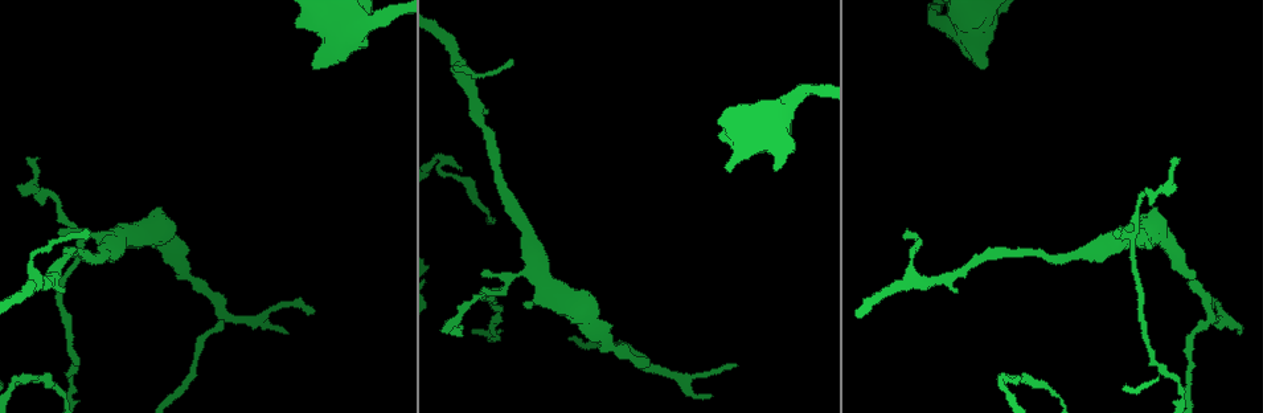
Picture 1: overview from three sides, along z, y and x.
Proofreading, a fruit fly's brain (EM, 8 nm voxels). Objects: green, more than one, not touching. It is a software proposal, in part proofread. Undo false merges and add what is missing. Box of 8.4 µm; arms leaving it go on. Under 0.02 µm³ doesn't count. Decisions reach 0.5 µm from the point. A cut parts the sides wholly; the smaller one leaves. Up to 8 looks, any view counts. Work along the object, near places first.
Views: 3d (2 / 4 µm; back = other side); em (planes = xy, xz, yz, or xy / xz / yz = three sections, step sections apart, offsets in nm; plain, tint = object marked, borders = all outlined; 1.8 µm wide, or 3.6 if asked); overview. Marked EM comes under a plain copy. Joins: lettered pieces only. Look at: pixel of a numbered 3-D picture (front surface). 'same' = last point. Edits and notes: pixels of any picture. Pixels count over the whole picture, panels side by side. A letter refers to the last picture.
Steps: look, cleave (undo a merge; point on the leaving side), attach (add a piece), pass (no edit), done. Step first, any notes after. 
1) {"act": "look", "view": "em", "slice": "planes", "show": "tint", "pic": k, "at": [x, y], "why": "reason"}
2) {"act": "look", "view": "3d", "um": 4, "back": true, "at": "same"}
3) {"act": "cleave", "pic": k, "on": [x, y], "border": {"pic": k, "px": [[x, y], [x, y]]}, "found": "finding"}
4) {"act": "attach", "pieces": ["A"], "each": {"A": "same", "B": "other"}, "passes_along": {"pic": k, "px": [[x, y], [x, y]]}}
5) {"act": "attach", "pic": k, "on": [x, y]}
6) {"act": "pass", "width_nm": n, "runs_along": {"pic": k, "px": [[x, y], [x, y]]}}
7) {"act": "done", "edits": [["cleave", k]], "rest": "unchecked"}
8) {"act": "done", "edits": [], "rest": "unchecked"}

{"act": "look", "view": "em", "slice": "planes", "show": "borders", "pic": 1, "at": [486, 209], "why": "calibre changes"}

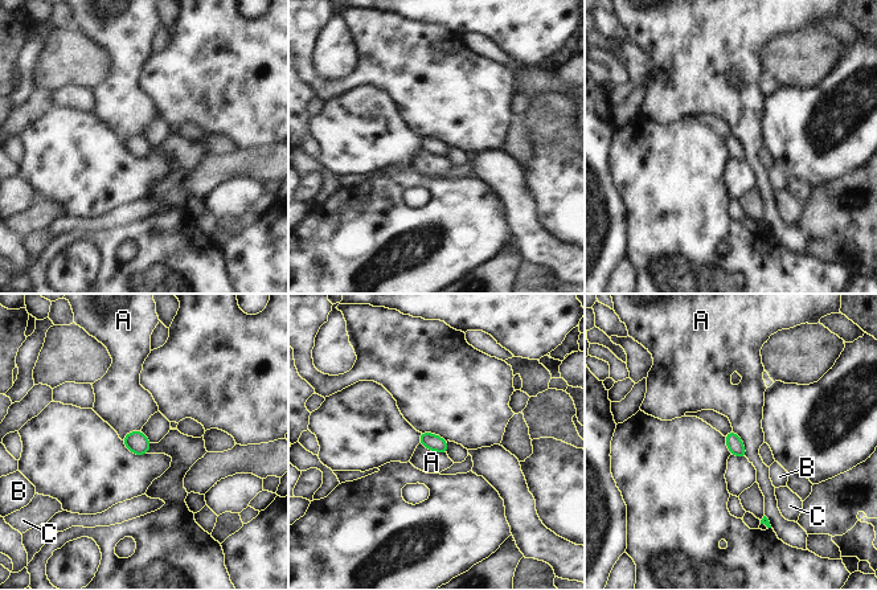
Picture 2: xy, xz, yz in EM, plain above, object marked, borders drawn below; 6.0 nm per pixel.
{"act": "pass", "each": {"A": "other", "B": "other", "C": "other"}, "found": "one neuron here"}

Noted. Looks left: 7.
{"act": "look", "view": "3d", "um": 2, "pic": 1, "at": [1116, 229], "why": "tapers out"}

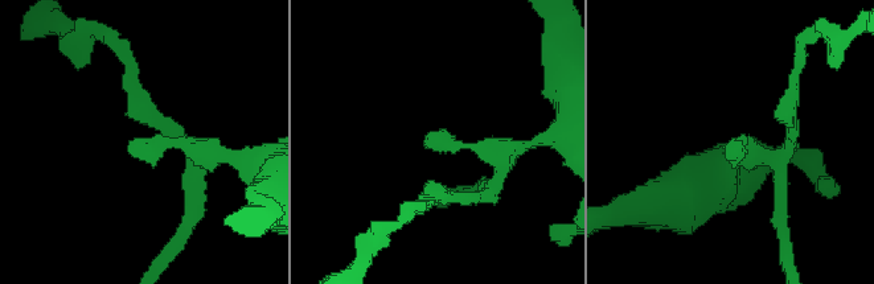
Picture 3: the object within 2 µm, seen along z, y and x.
{"act": "look", "view": "em", "slice": "xy", "step": 8, "show": "borders", "pic": 3, "at": [129, 141], "why": "now the EM"}

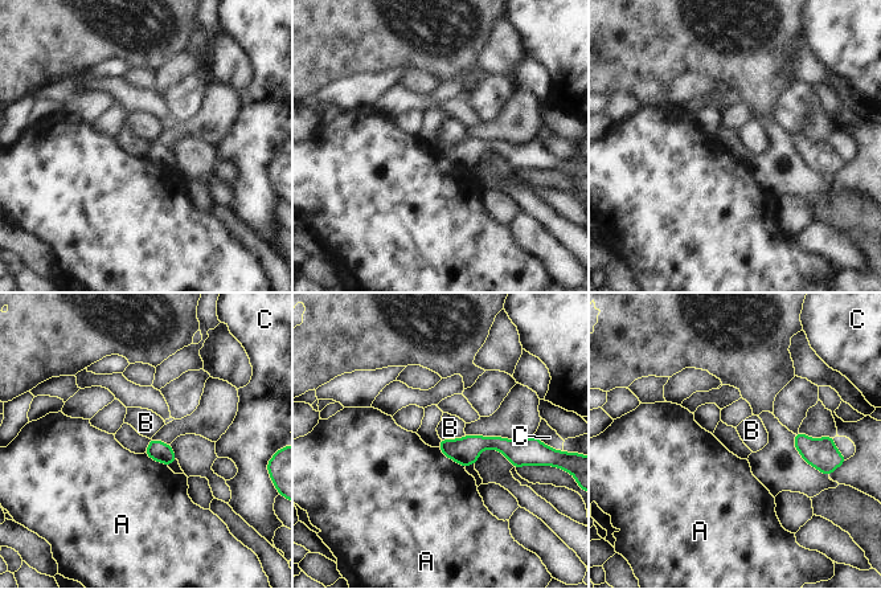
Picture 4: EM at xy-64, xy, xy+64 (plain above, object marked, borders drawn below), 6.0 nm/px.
{"act": "pass", "each": {"A": "other", "B": "other", "C": "other"}, "runs_along": {"pic": 4, "px": [[443, 442], [520, 448]]}, "found": "no lettered piece goes on from it"}

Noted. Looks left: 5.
{"act": "look", "view": "3d", "um": 2, "pic": 1, "at": [981, 68], "why": "an open end"}

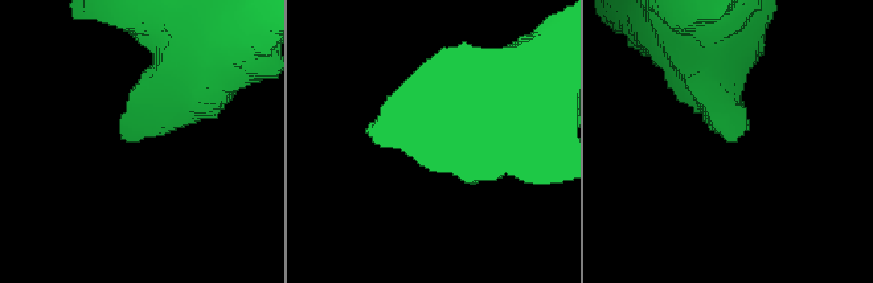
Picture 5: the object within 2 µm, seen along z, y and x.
{"act": "look", "view": "em", "um": 3.6, "slice": "planes", "show": "borders", "pic": 5, "at": [732, 138]}

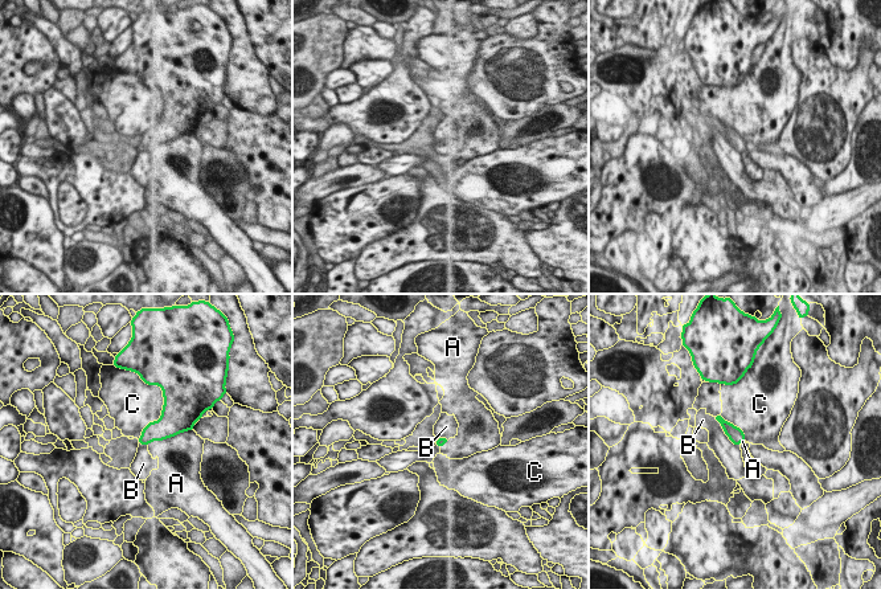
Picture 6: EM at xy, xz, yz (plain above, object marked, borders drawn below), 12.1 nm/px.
{"act": "pass", "longest_contact_nm": ["C", 550], "each": {"A": "other", "B": "other", "C": "other"}, "found": "no lettered piece goes on from it"}

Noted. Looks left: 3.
{"act": "done", "edits": [], "rest": "unchecked"}

